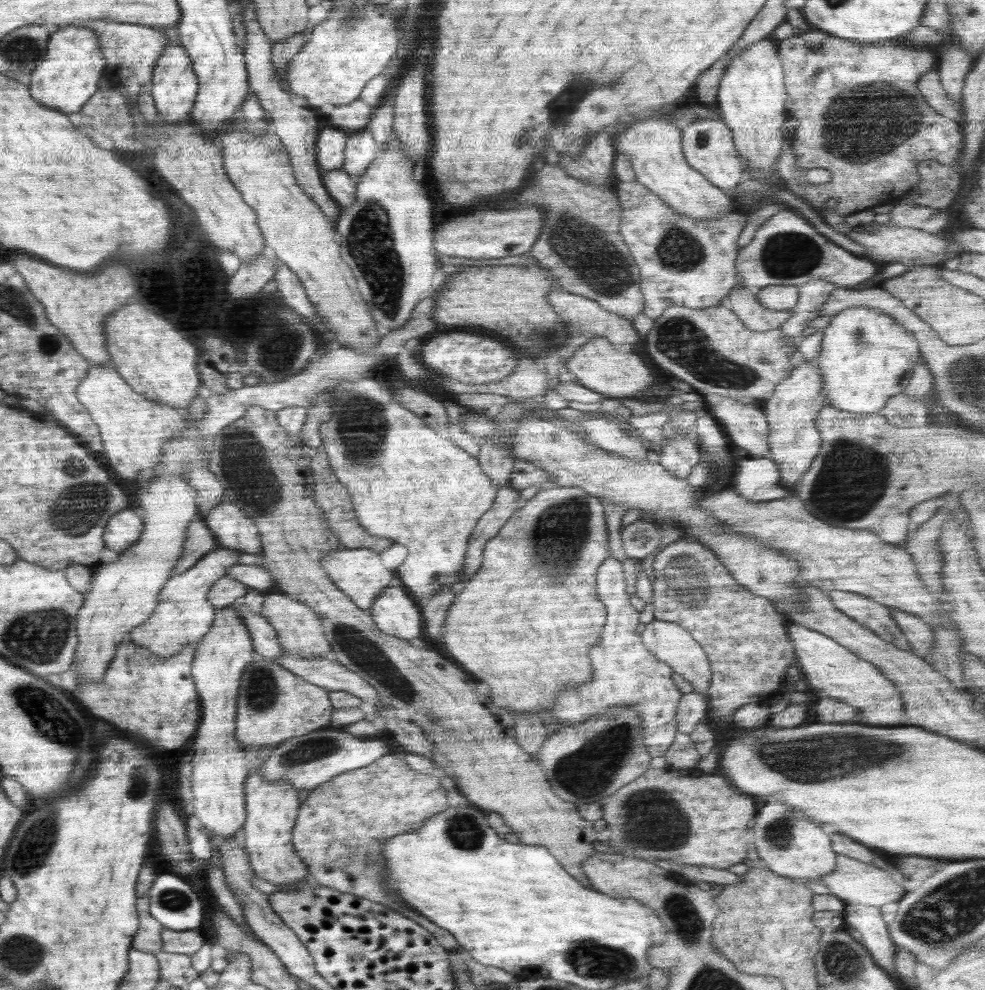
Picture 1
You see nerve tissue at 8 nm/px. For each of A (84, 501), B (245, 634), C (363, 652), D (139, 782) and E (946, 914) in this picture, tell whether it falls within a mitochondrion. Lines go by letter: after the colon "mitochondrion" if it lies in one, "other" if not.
A: mitochondrion
B: other
C: mitochondrion
D: mitochondrion
E: mitochondrion

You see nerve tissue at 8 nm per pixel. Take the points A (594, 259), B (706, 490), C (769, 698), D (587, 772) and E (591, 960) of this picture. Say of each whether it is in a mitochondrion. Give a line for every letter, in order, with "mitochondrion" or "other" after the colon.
A: mitochondrion
B: other
C: other
D: mitochondrion
E: mitochondrion

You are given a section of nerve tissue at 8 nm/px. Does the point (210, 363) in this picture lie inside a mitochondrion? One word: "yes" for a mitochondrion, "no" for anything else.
no

